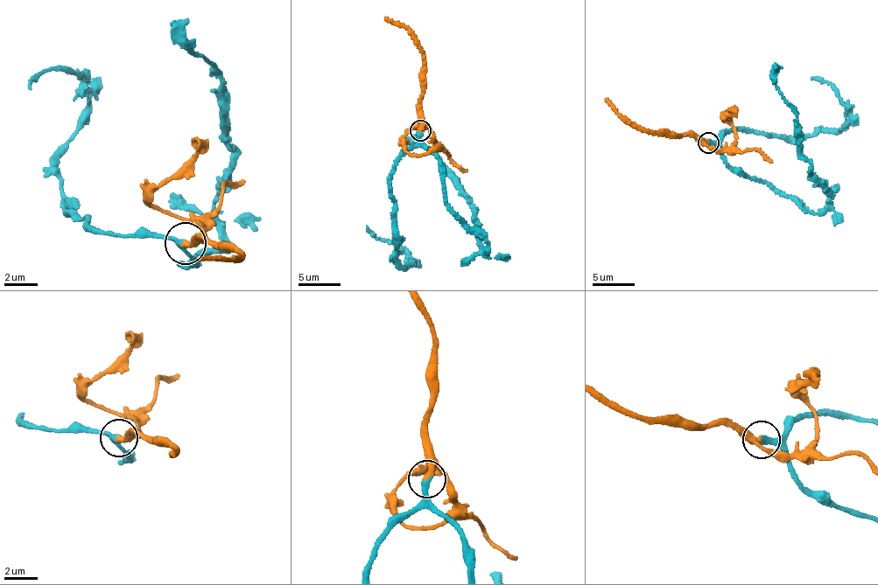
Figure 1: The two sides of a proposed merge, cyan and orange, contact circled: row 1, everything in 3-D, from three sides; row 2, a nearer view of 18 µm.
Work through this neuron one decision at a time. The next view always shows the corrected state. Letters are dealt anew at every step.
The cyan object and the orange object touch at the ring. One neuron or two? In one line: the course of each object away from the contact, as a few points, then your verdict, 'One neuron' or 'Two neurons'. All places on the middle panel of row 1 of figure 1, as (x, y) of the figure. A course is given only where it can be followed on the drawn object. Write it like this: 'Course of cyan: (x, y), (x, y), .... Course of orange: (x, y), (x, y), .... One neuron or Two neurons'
Course of cyan: (421, 129), (438, 159), (444, 199), (486, 250), (475, 213), (447, 169), (407, 138). Course of orange: (421, 129), (423, 51), (403, 26), (385, 17). One neuron

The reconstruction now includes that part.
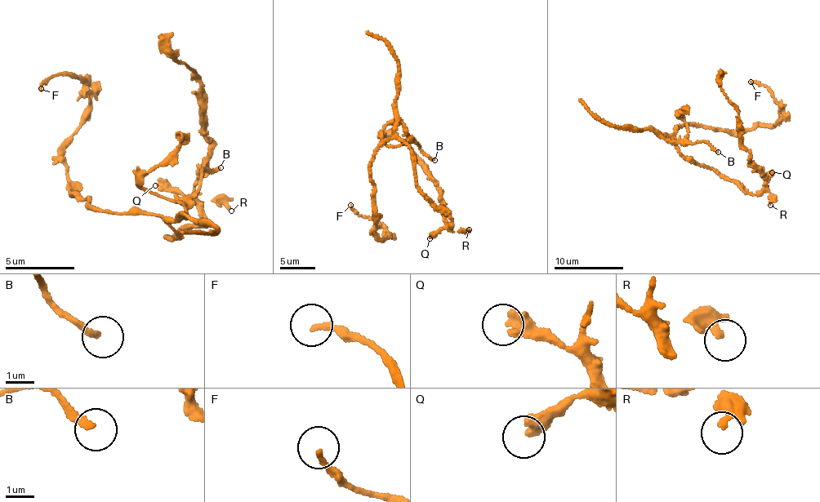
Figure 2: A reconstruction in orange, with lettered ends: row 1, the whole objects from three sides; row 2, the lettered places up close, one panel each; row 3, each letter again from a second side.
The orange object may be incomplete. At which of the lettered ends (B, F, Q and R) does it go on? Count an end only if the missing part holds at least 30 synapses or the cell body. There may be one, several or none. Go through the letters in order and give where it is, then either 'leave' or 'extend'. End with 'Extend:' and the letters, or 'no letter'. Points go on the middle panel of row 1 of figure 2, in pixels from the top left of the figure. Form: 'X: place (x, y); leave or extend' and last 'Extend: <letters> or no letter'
B: place (434, 160); extend
F: place (350, 205); leave
Q: place (430, 238); leave
R: place (469, 229); leave
Extend: B

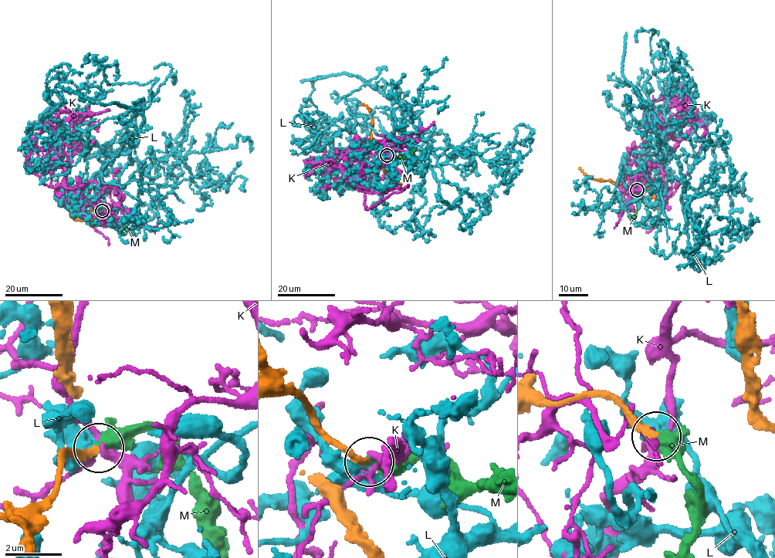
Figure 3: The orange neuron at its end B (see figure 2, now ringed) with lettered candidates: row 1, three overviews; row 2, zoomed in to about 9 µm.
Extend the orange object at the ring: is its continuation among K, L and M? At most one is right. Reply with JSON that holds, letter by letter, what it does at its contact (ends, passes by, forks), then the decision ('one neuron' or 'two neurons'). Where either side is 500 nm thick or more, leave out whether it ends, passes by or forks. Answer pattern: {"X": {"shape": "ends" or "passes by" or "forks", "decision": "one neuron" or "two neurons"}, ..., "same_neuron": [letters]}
{"K": {"shape": "forks", "decision": "two neurons"}, "L": {"shape": "passes by", "decision": "two neurons"}, "M": {"shape": "passes by", "decision": "one neuron"}, "same_neuron": ["M"]}

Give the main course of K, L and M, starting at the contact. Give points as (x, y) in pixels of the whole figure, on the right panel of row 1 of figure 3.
K: (637, 190), (638, 176), (672, 151), (692, 125), (698, 122), (703, 125), (705, 139), (695, 164), (645, 233)
L: (635, 188), (651, 205), (682, 173), (662, 142), (660, 157), (667, 96), (652, 72), (655, 31), (637, 42)
M: (636, 190), (641, 197), (637, 211), (631, 218)

